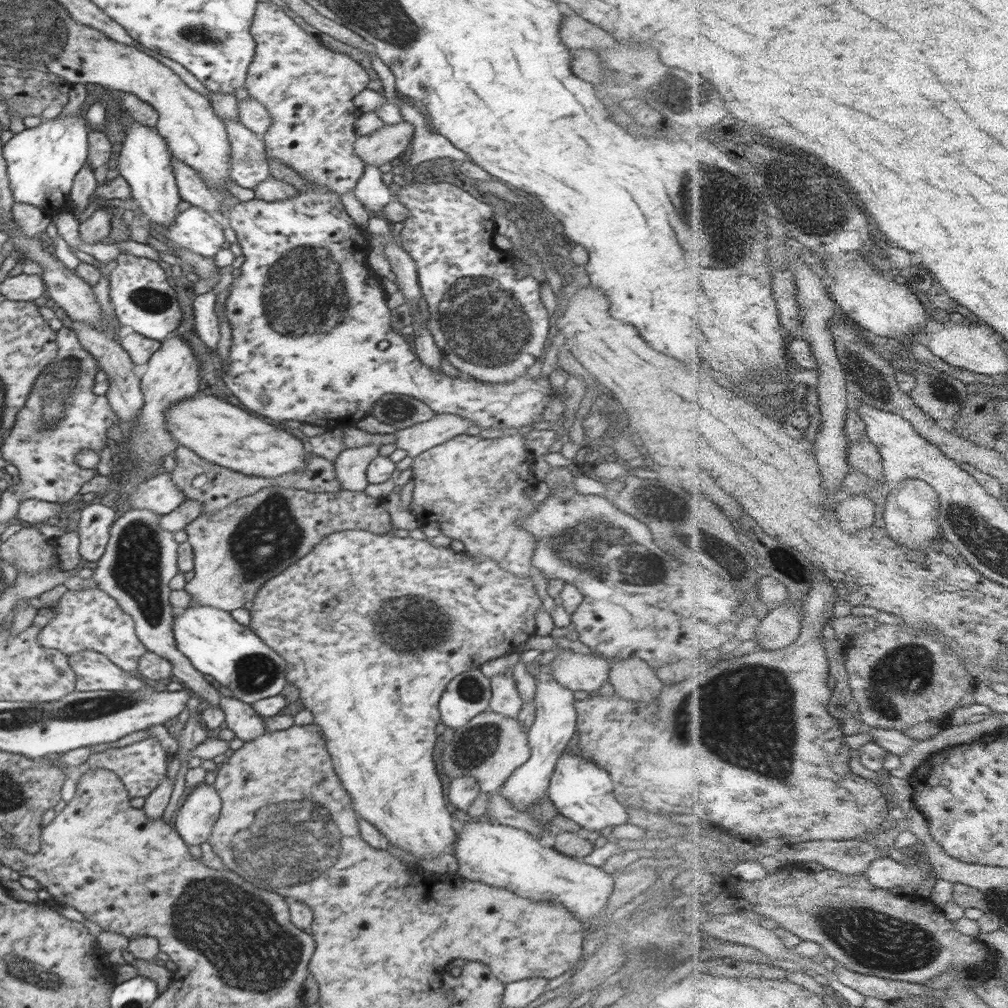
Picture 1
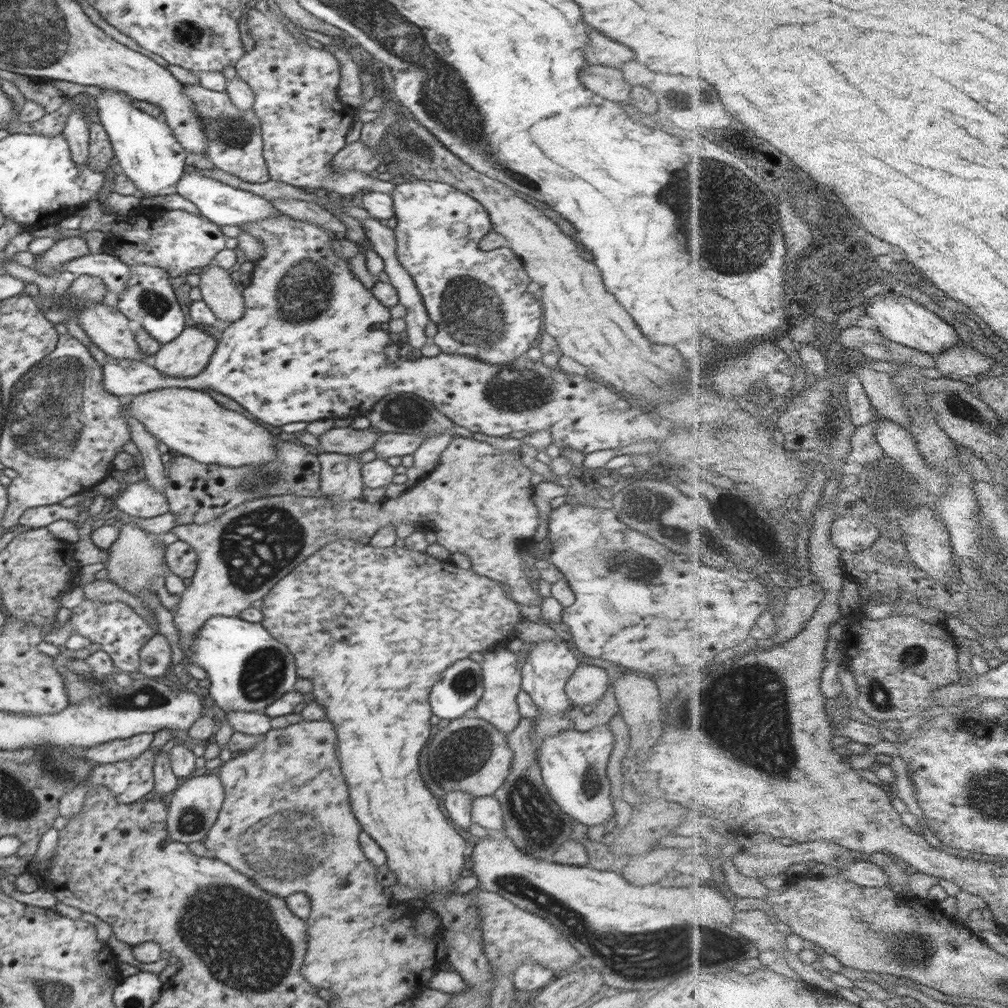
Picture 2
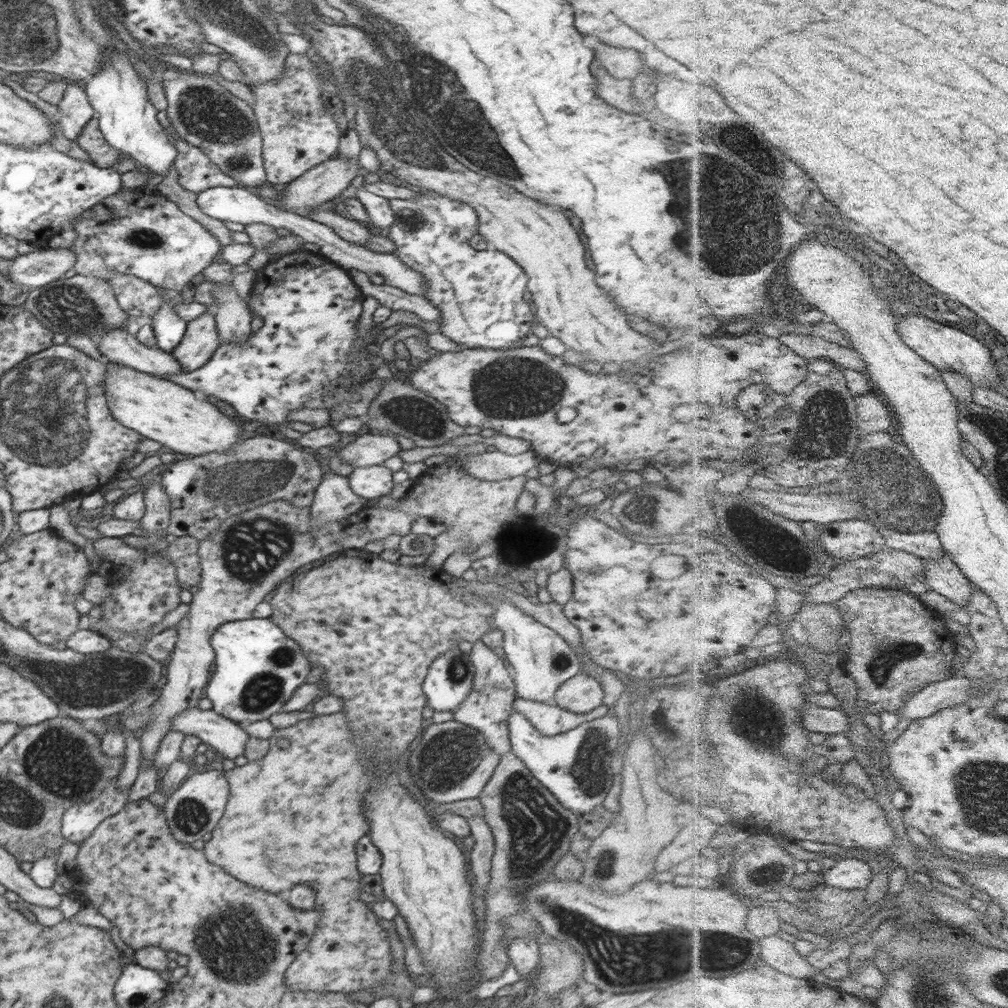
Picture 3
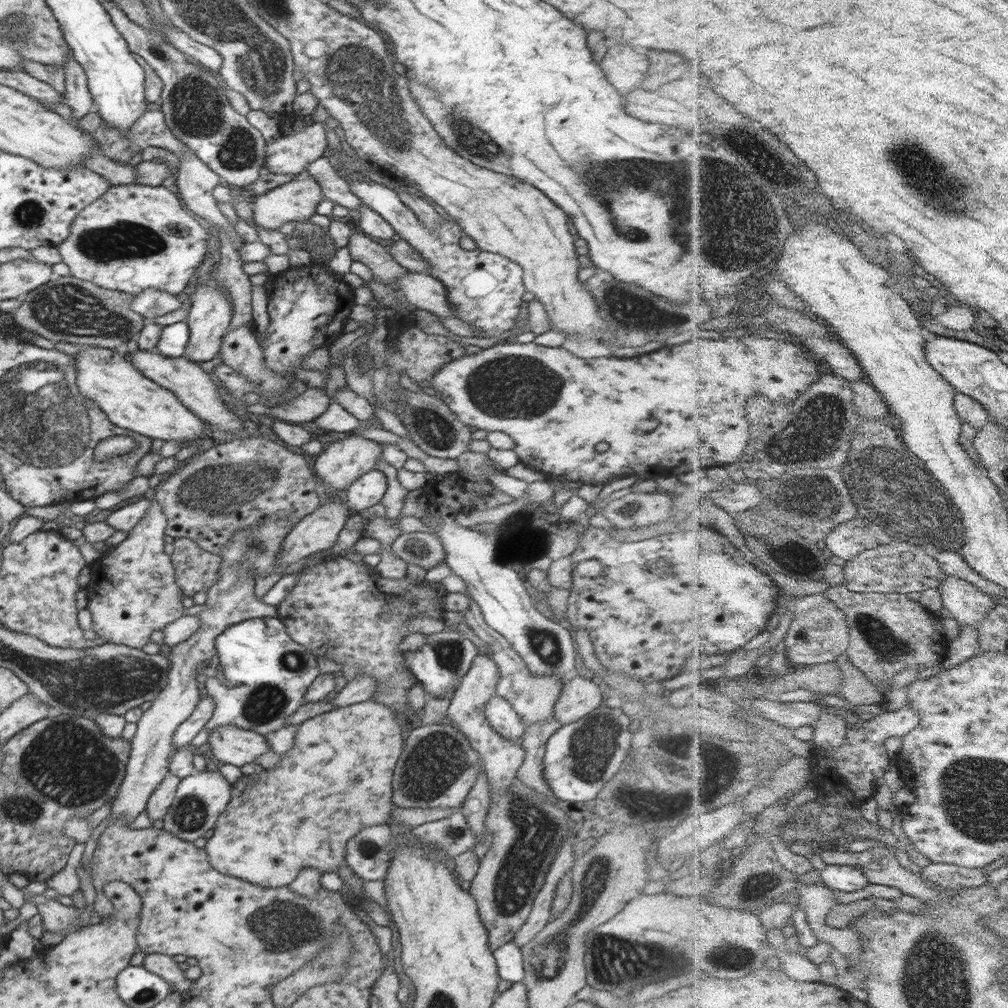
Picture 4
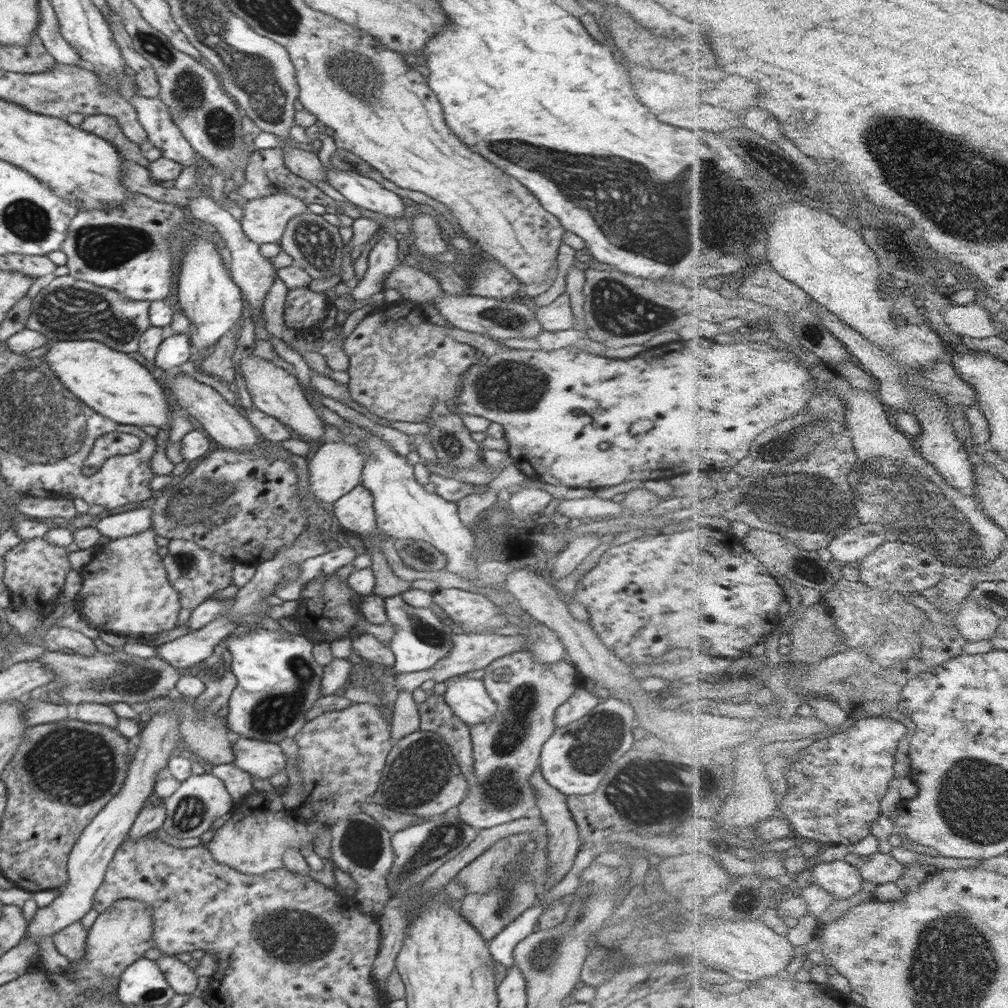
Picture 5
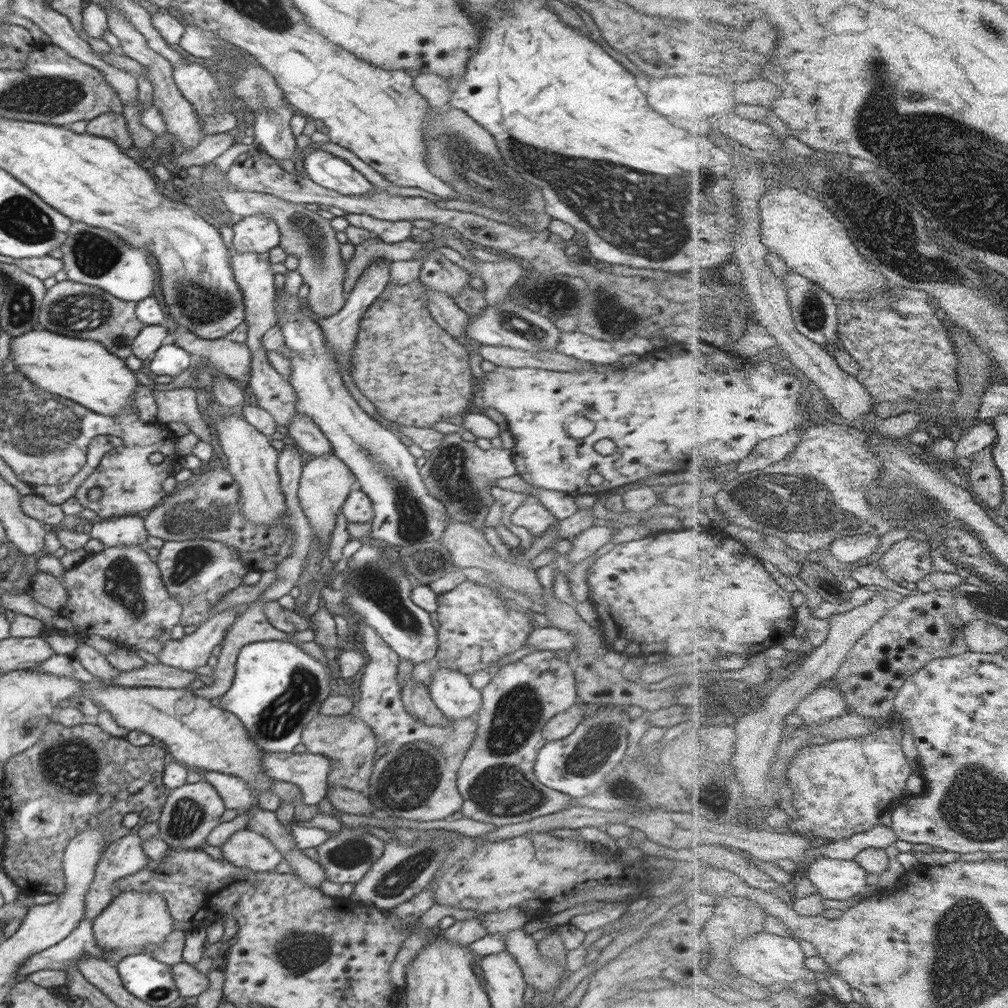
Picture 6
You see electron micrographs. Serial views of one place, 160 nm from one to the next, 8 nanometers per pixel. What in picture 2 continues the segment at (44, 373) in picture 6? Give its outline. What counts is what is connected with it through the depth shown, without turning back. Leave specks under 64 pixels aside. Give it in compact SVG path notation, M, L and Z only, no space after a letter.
M161 388L127 397L127 410L152 436L172 450L204 464L241 467L274 460L272 436L262 426L214 402L214 396L189 388Z

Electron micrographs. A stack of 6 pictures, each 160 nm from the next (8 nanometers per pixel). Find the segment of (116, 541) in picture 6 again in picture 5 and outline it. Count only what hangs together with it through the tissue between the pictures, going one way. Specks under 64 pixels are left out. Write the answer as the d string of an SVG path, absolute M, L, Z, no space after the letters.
M139 507L101 519L96 526L100 535L120 539L138 535L151 528L152 509Z

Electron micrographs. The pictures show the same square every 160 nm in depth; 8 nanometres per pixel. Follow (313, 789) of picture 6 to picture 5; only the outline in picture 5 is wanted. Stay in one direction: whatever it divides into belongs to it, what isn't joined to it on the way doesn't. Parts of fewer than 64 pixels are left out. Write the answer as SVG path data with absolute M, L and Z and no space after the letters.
M240 737L233 743L233 762L238 768L256 778L270 778L289 765L281 746L274 742L264 742Z

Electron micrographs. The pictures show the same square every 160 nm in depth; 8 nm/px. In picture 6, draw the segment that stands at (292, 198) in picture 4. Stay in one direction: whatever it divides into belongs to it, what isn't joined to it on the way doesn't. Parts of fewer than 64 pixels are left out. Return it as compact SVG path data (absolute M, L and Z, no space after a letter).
M267 214L243 217L233 225L233 251L269 252L279 246L280 234L277 224Z

